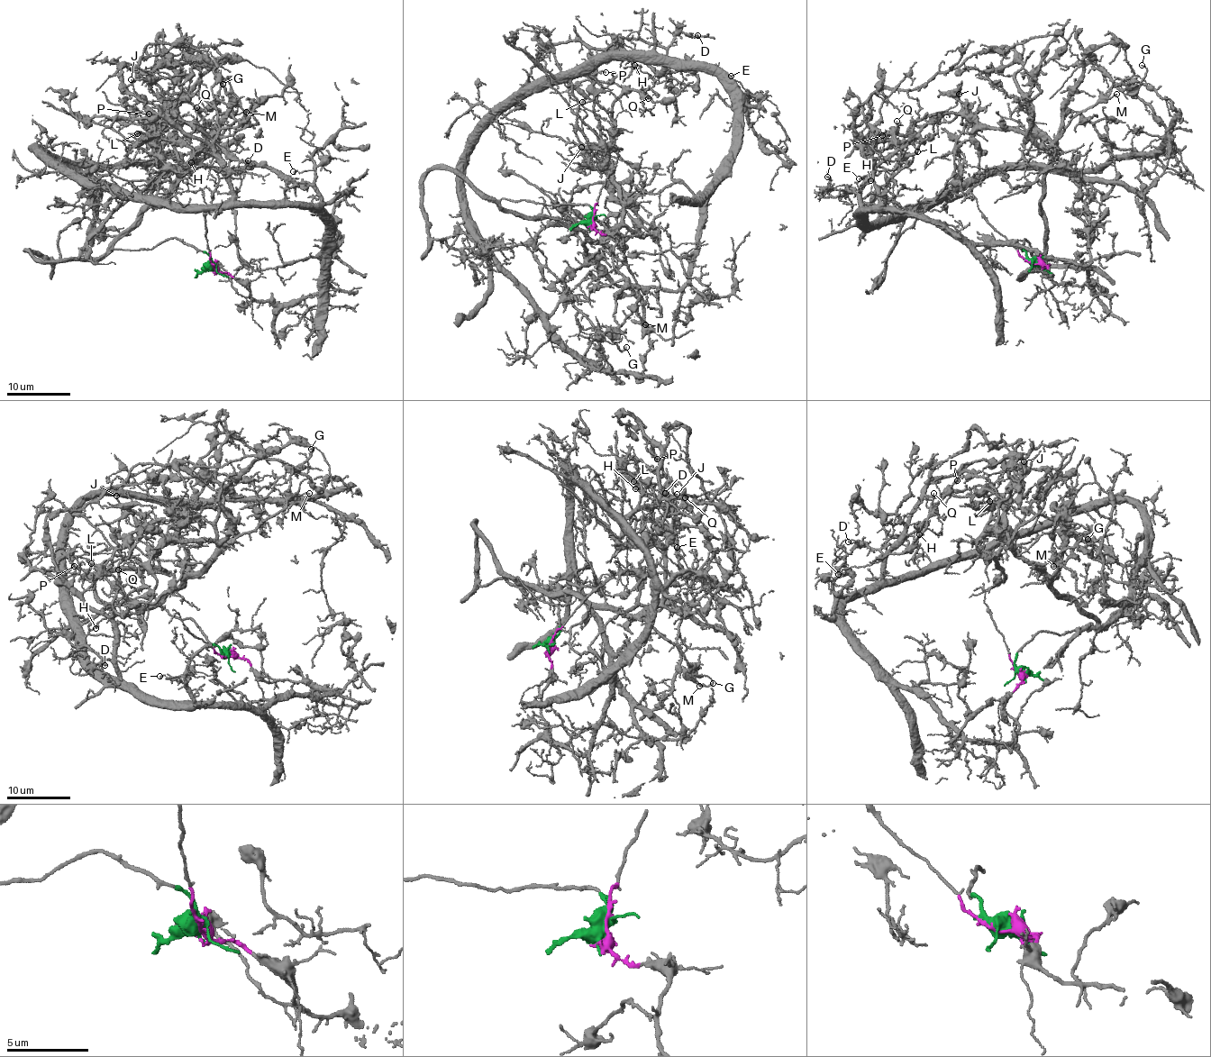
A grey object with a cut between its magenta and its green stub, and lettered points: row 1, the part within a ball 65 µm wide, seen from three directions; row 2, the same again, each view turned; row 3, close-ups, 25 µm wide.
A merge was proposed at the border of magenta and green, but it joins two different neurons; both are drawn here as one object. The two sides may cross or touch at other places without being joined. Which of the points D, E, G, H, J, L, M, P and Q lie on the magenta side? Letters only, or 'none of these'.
D, E, H, P

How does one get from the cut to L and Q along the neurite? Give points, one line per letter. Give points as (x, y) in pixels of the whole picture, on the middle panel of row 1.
L: (592, 221), (588, 205), (501, 205), (594, 241), (619, 223), (612, 116), (591, 95), (582, 102)
Q: (592, 221), (588, 205), (501, 200), (597, 241), (621, 217), (610, 168), (614, 102), (626, 91), (648, 97)

